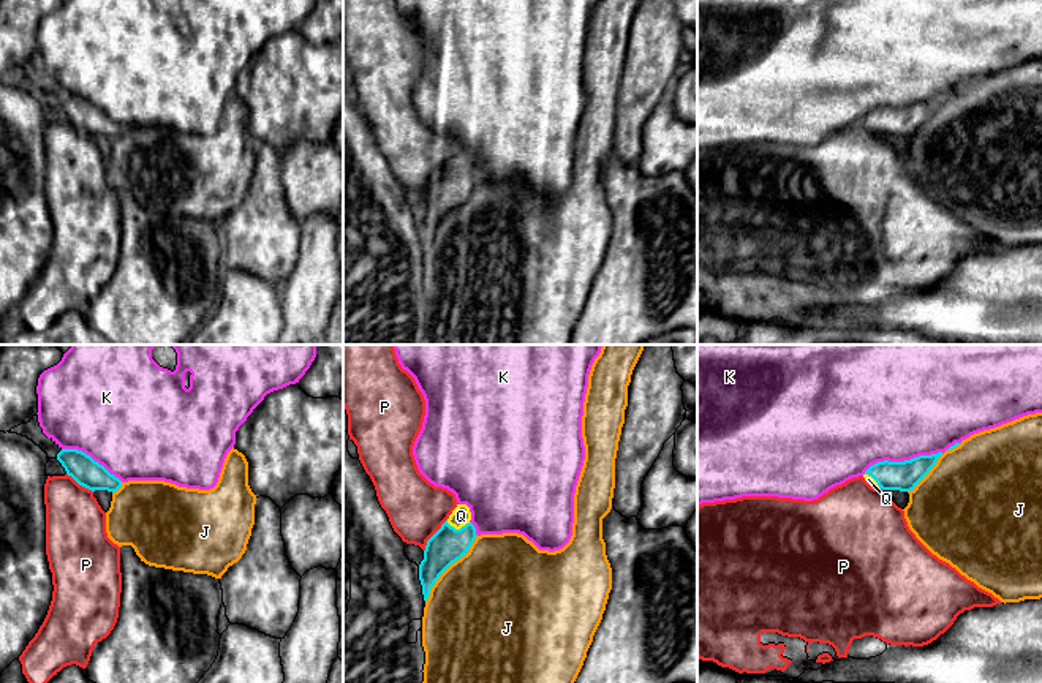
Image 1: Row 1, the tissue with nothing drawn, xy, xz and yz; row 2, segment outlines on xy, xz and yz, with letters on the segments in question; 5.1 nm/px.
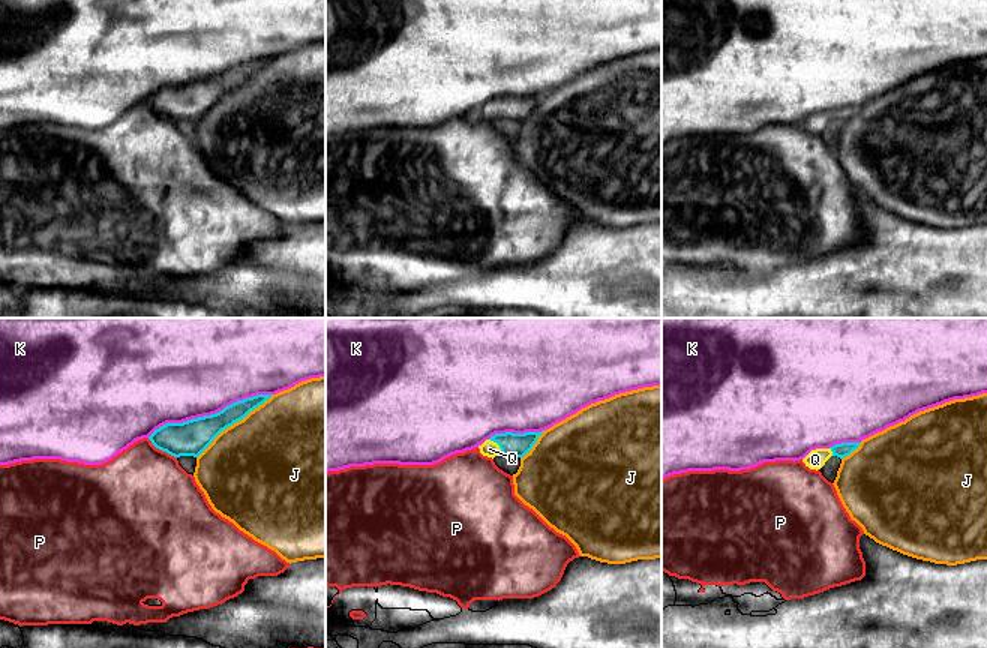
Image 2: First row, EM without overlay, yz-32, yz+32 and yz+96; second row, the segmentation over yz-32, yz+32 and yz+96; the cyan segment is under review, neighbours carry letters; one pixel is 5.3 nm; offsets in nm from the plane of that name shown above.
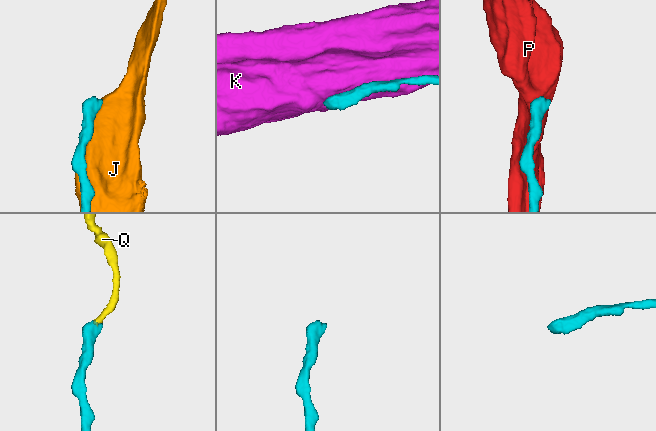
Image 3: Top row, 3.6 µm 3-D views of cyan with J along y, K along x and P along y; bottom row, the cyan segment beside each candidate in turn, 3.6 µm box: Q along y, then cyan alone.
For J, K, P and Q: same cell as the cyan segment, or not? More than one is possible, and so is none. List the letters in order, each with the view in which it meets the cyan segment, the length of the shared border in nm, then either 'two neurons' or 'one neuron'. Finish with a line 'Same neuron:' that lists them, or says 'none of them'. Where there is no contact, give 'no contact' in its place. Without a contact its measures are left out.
J: contact in xz; length 440 nm; two neurons
K: contact in yz; length 420 nm; two neurons
P: contact in xz; length 200 nm; two neurons
Q: contact in xz; length 130 nm; one neuron
Same neuron: Q

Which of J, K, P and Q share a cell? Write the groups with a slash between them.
J / K / P / Q

